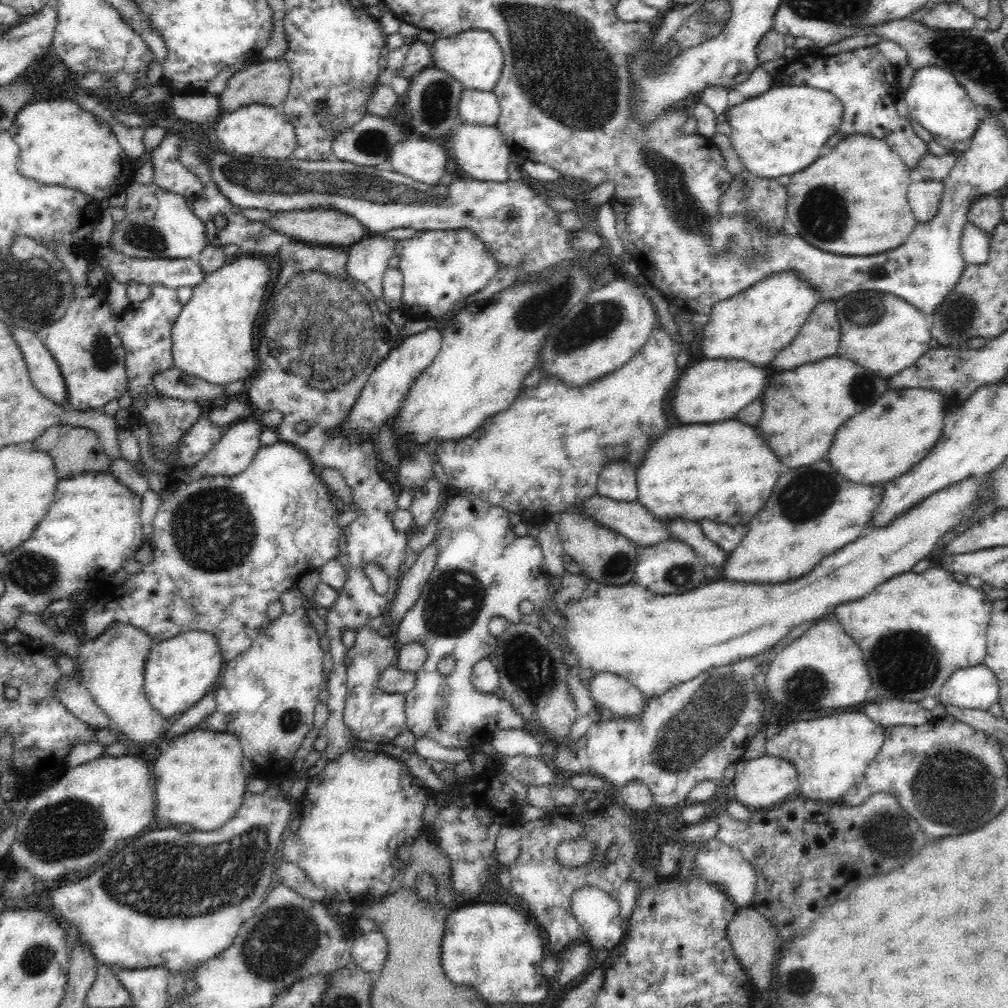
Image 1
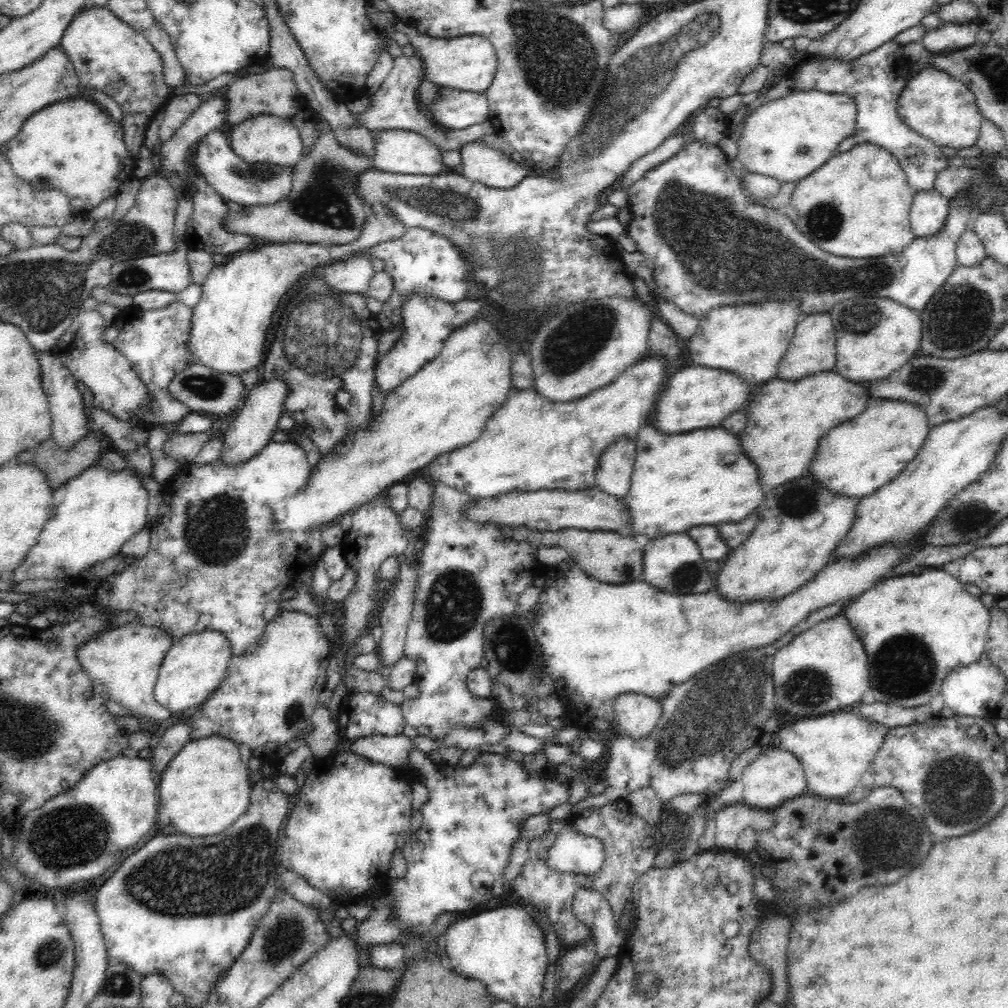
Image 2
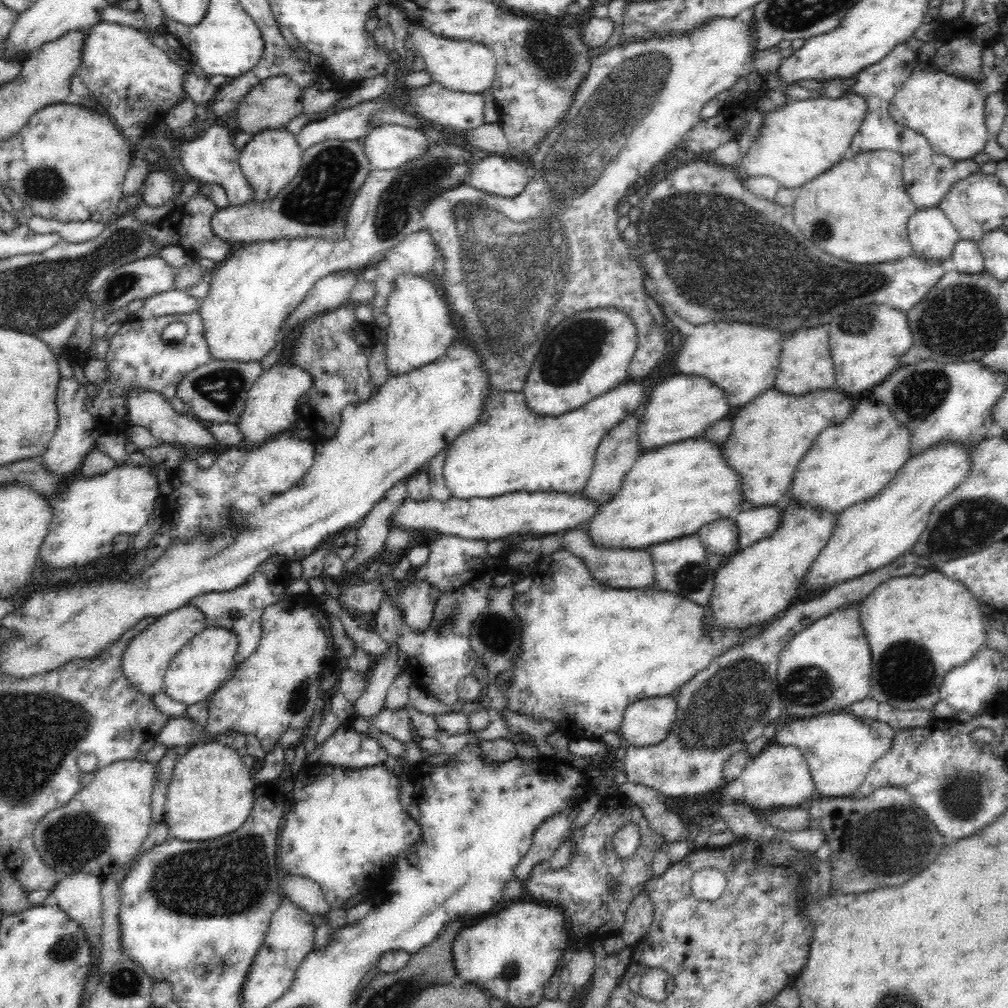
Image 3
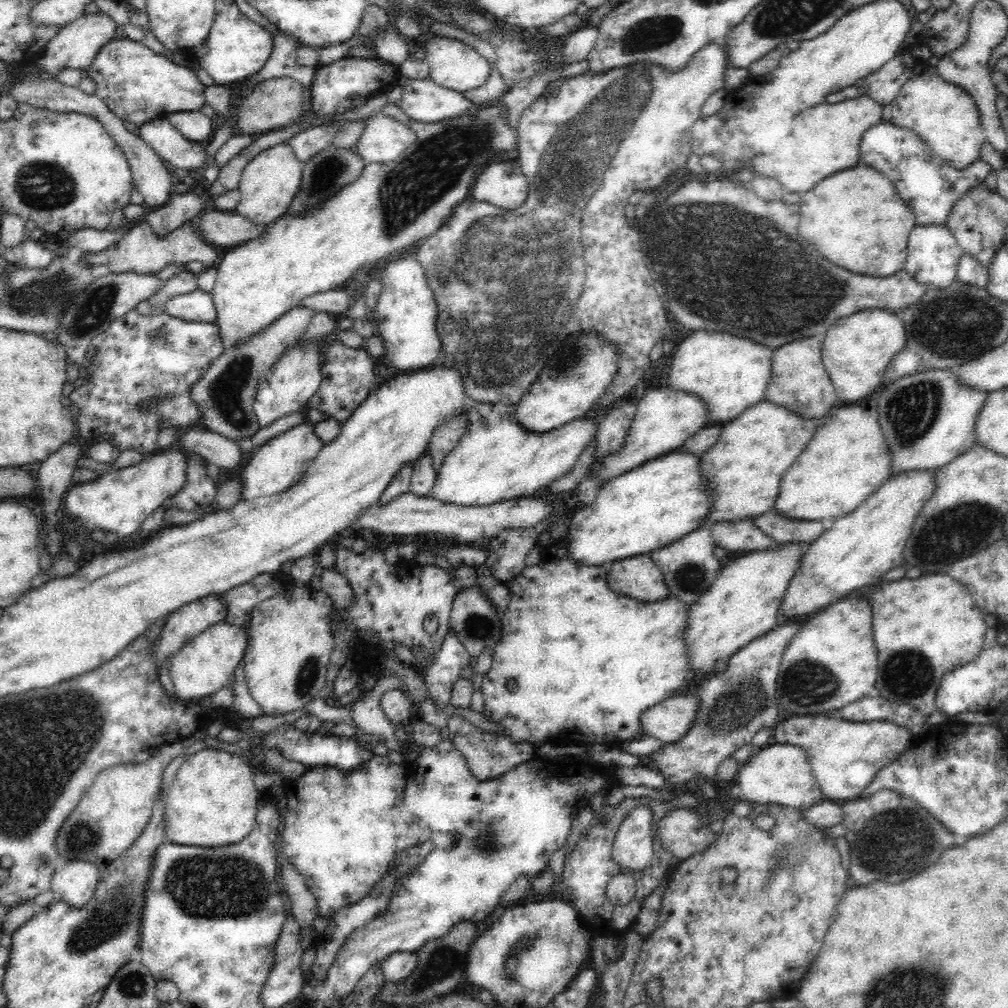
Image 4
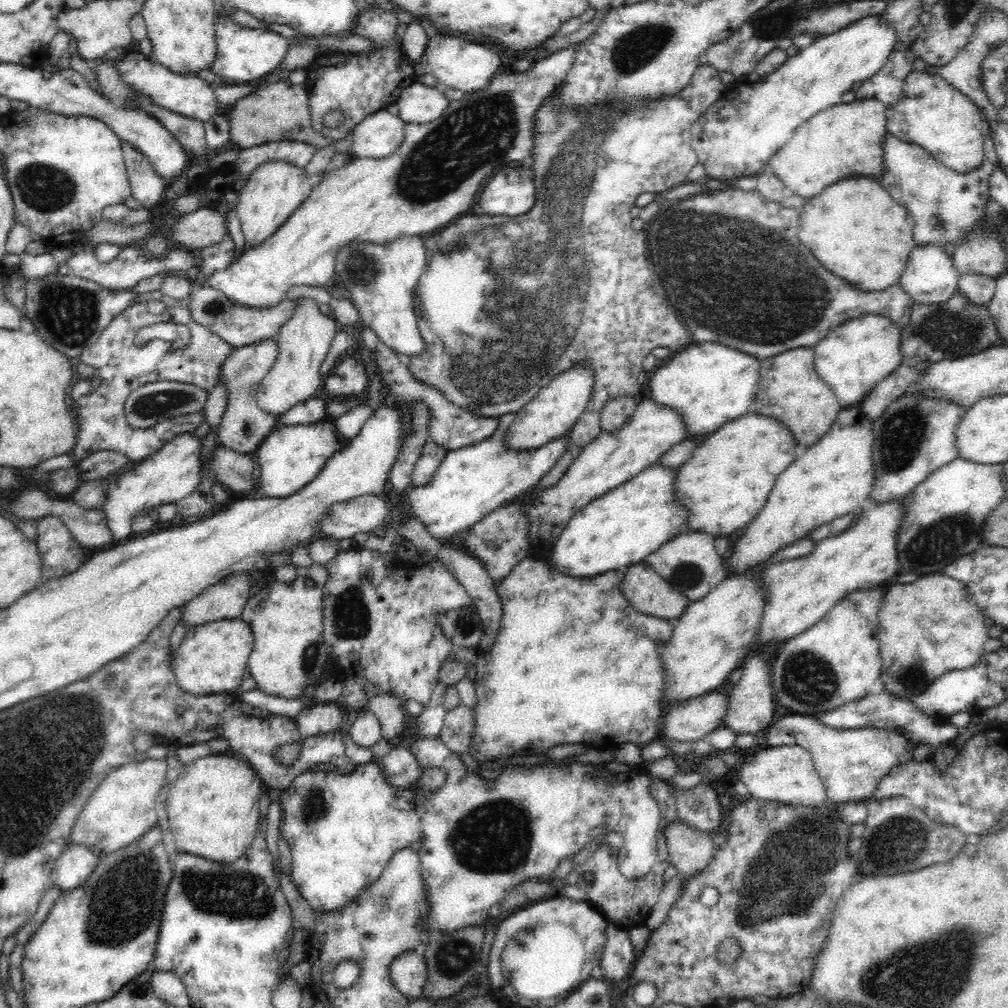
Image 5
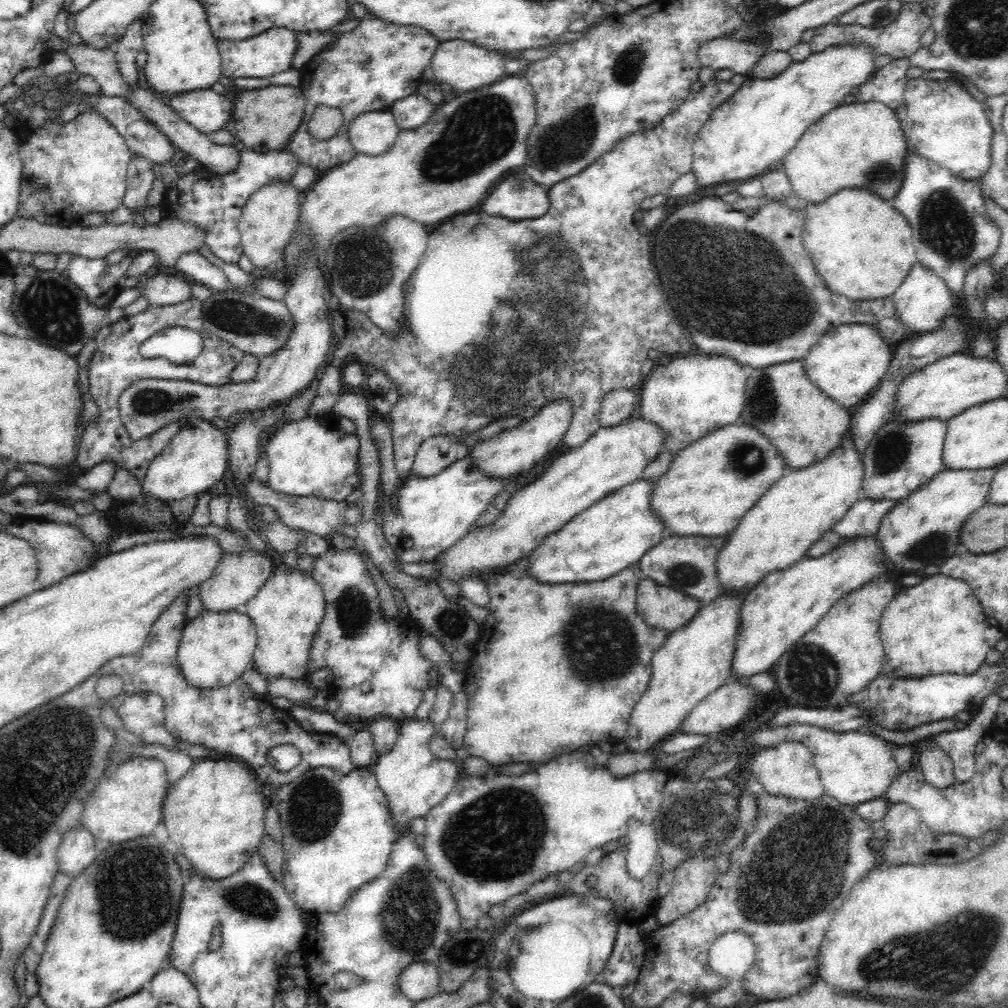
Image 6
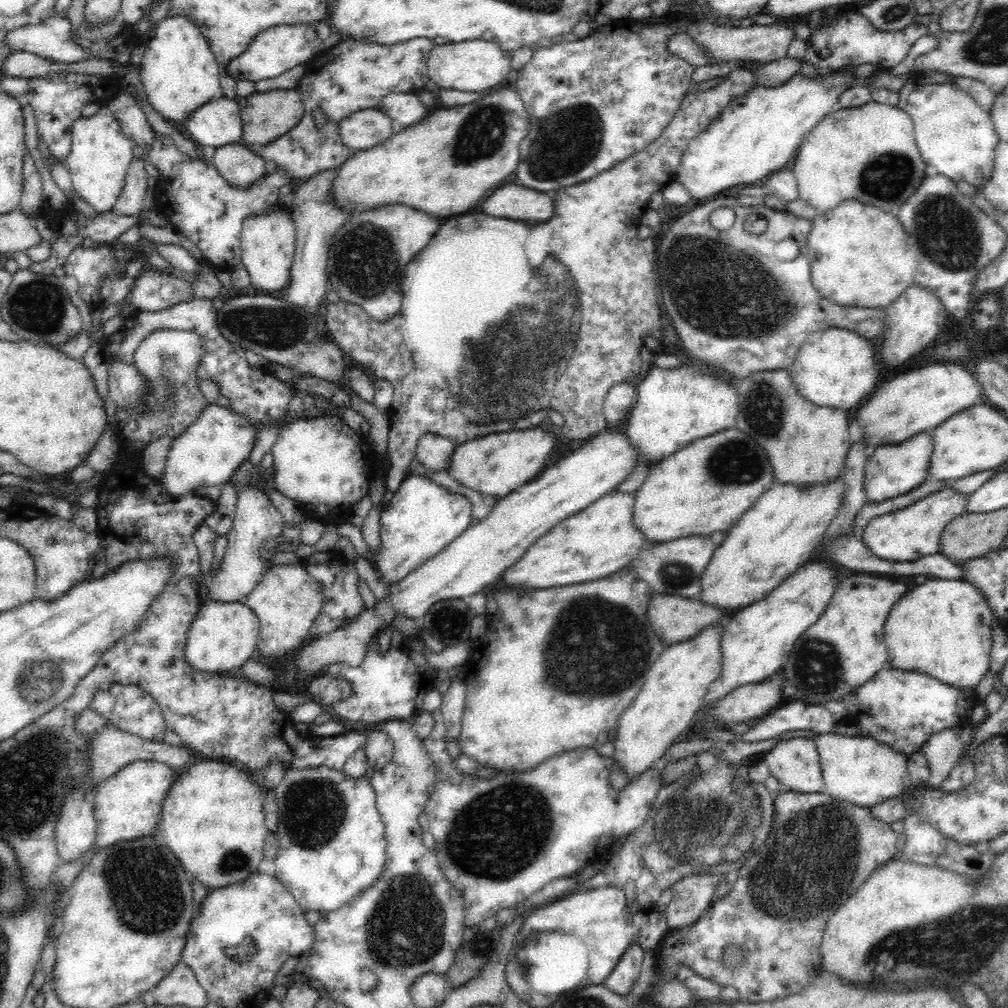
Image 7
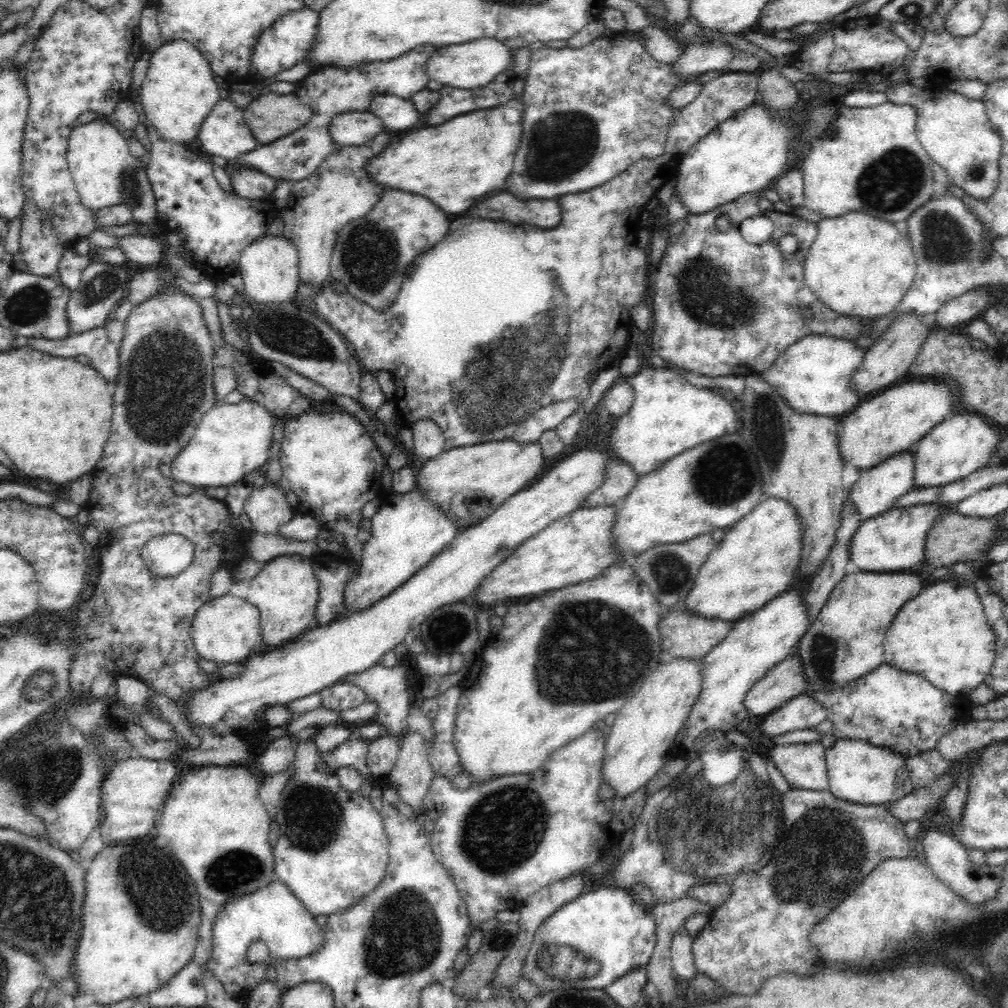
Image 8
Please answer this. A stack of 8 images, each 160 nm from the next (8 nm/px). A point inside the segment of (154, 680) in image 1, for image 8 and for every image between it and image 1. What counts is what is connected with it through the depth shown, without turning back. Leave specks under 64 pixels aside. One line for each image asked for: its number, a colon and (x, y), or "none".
2: (193, 668)
3: (204, 663)
4: (205, 664)
5: (211, 659)
6: (215, 649)
7: (222, 636)
8: (224, 630)

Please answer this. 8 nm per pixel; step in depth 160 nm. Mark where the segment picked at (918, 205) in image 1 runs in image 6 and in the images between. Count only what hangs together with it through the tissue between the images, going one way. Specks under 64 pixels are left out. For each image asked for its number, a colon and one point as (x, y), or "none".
2: (927, 215)
3: (932, 235)
4: (933, 252)
5: (930, 276)
6: (922, 300)

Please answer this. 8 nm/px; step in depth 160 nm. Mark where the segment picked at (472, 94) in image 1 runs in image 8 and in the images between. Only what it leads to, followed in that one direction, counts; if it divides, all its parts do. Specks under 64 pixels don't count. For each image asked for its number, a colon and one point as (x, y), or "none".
2: (459, 109)
3: (436, 104)
4: (423, 100)
5: (419, 103)
6: (414, 110)
7: (405, 109)
8: (398, 114)

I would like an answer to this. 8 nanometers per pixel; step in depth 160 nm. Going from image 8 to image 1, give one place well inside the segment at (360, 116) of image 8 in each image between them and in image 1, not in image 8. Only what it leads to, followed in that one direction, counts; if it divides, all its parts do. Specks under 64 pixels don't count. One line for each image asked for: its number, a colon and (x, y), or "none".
1: (425, 161)
2: (396, 151)
3: (388, 146)
4: (384, 138)
5: (379, 134)
6: (372, 133)
7: (364, 129)

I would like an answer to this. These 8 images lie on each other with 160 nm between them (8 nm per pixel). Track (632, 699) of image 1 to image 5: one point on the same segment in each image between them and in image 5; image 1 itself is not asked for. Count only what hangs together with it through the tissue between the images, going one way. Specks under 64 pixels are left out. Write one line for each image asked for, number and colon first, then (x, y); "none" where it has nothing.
2: (635, 714)
3: (644, 722)
4: (668, 720)
5: (688, 720)

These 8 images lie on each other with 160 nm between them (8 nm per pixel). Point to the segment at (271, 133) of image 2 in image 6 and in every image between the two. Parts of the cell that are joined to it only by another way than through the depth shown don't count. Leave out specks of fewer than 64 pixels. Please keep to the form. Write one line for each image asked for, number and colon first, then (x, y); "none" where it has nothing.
3: (271, 158)
4: (267, 185)
5: (276, 188)
6: (267, 220)

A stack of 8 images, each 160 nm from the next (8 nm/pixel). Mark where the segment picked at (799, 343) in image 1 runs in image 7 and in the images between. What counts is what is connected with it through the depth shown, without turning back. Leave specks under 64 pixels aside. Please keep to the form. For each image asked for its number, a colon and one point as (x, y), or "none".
2: (813, 347)
3: (806, 363)
4: (799, 382)
5: (789, 389)
6: (804, 424)
7: (807, 444)

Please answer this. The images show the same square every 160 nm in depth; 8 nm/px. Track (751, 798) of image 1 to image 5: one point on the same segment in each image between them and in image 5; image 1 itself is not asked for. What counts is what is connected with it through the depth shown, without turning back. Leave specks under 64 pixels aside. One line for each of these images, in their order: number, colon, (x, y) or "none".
2: (776, 775)
3: (779, 777)
4: (777, 774)
5: (786, 774)

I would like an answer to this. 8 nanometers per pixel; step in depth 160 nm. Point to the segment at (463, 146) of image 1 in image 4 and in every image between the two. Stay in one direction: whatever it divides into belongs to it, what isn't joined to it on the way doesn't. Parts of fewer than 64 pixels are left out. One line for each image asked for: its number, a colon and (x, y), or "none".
2: (480, 163)
3: (495, 174)
4: (504, 184)

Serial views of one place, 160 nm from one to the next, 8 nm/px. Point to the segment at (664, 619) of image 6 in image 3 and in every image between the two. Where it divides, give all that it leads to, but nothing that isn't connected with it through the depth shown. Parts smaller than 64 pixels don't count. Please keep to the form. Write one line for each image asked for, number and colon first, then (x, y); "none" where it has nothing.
3: (616, 567)
4: (638, 576)
5: (648, 592)

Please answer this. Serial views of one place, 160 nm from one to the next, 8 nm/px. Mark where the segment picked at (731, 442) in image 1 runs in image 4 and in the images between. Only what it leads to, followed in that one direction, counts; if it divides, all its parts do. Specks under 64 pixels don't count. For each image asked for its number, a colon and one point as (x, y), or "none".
2: (703, 477)
3: (671, 492)
4: (649, 507)

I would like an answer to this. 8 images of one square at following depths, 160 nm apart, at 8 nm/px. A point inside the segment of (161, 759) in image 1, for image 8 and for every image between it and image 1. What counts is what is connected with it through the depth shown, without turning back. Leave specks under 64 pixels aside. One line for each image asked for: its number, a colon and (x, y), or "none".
2: (206, 786)
3: (211, 792)
4: (212, 801)
5: (215, 799)
6: (215, 813)
7: (212, 818)
8: (214, 821)

